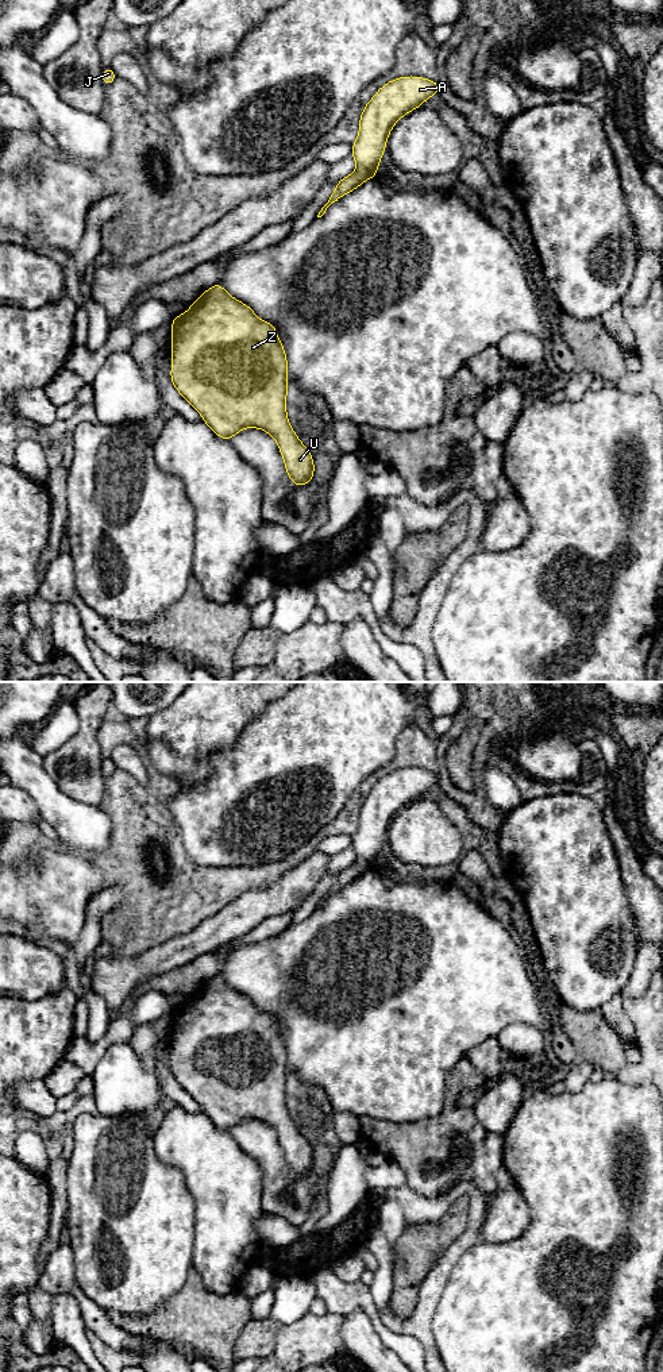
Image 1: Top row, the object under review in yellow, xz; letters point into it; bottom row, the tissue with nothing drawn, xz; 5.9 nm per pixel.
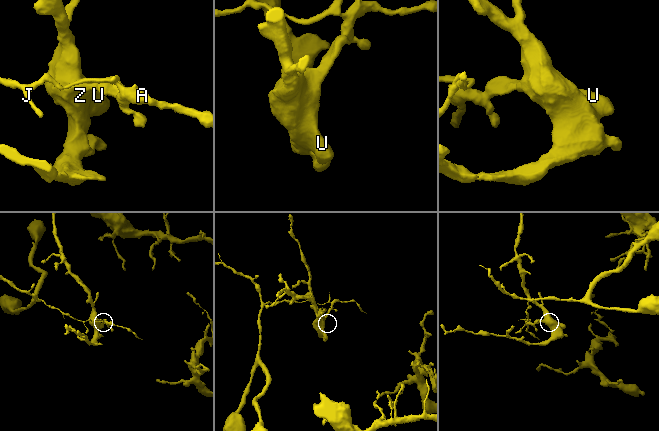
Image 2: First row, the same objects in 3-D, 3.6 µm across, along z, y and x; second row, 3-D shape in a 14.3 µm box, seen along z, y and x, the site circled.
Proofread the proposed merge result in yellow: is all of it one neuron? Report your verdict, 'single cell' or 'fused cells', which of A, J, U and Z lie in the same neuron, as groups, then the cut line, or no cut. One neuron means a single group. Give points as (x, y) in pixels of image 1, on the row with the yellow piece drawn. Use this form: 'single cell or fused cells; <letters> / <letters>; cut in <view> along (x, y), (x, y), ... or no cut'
fused cells; A J / U Z; cut in xz along (355, 170), (365, 180)

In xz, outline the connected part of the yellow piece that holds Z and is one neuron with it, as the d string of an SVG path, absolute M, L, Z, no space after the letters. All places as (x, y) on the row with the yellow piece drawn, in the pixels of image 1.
M219 282L196 298L185 313L170 321L170 381L178 393L221 439L230 440L251 427L271 435L290 481L297 486L308 485L315 474L315 463L286 415L288 361L275 325L259 320L248 305L231 297Z

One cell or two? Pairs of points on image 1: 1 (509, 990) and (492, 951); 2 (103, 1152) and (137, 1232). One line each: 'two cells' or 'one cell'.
1: one cell
2: one cell

